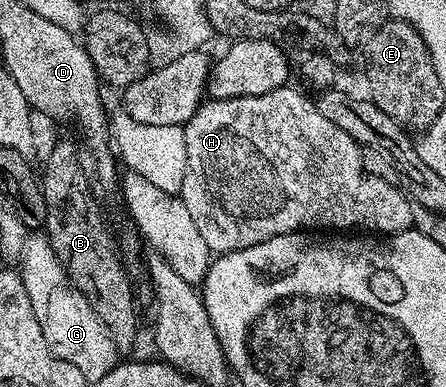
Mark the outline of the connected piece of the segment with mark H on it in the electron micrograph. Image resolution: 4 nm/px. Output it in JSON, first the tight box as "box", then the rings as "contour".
{"box":[179,86,412,253],"contour":[[[282,86],[277,91],[267,91],[261,95],[242,95],[233,99],[212,99],[201,102],[196,112],[183,124],[184,140],[186,141],[186,177],[182,177],[182,189],[179,193],[181,202],[190,211],[198,232],[212,253],[237,251],[255,243],[266,241],[275,235],[288,235],[292,231],[305,229],[335,229],[344,233],[349,229],[363,229],[368,233],[383,233],[395,235],[398,231],[406,231],[412,227],[412,208],[407,195],[400,190],[395,182],[383,180],[374,173],[367,172],[363,167],[361,144],[355,143],[346,132],[338,129],[332,121],[326,121],[322,113],[311,102],[308,103],[296,91],[290,91],[289,86]]]}

